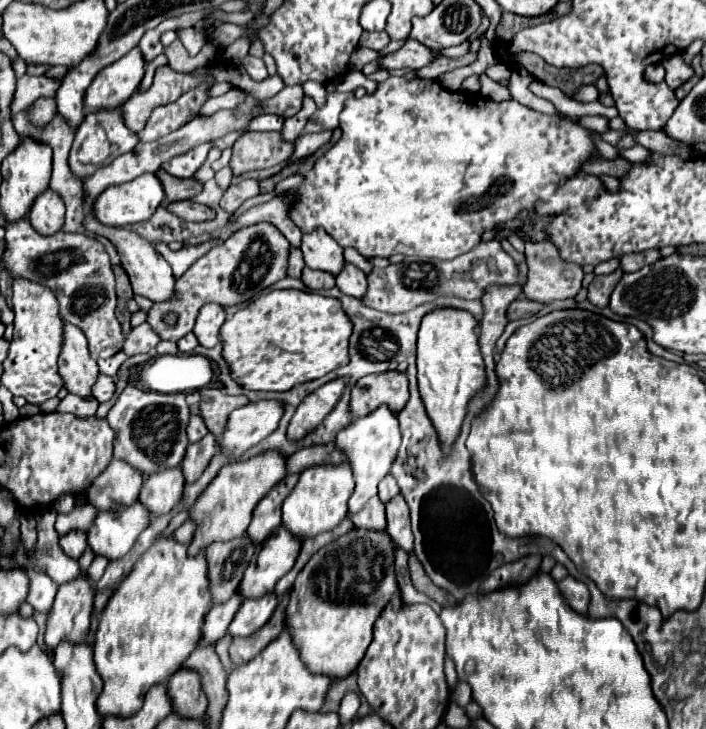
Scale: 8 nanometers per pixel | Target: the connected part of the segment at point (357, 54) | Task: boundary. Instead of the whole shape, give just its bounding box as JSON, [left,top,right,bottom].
[350,48,380,70]

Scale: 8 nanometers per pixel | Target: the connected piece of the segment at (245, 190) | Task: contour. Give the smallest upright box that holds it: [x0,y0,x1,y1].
[220,178,260,214]

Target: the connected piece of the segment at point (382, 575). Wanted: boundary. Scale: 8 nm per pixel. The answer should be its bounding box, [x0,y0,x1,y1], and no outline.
[286,528,398,680]

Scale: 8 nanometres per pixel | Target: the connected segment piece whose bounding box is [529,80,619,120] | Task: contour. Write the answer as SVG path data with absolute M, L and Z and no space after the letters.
M536 80L530 84L529 88L538 97L552 102L558 112L570 117L601 115L610 120L619 115L616 107L606 107L599 100L591 103L577 102L565 96L560 89L547 86Z

